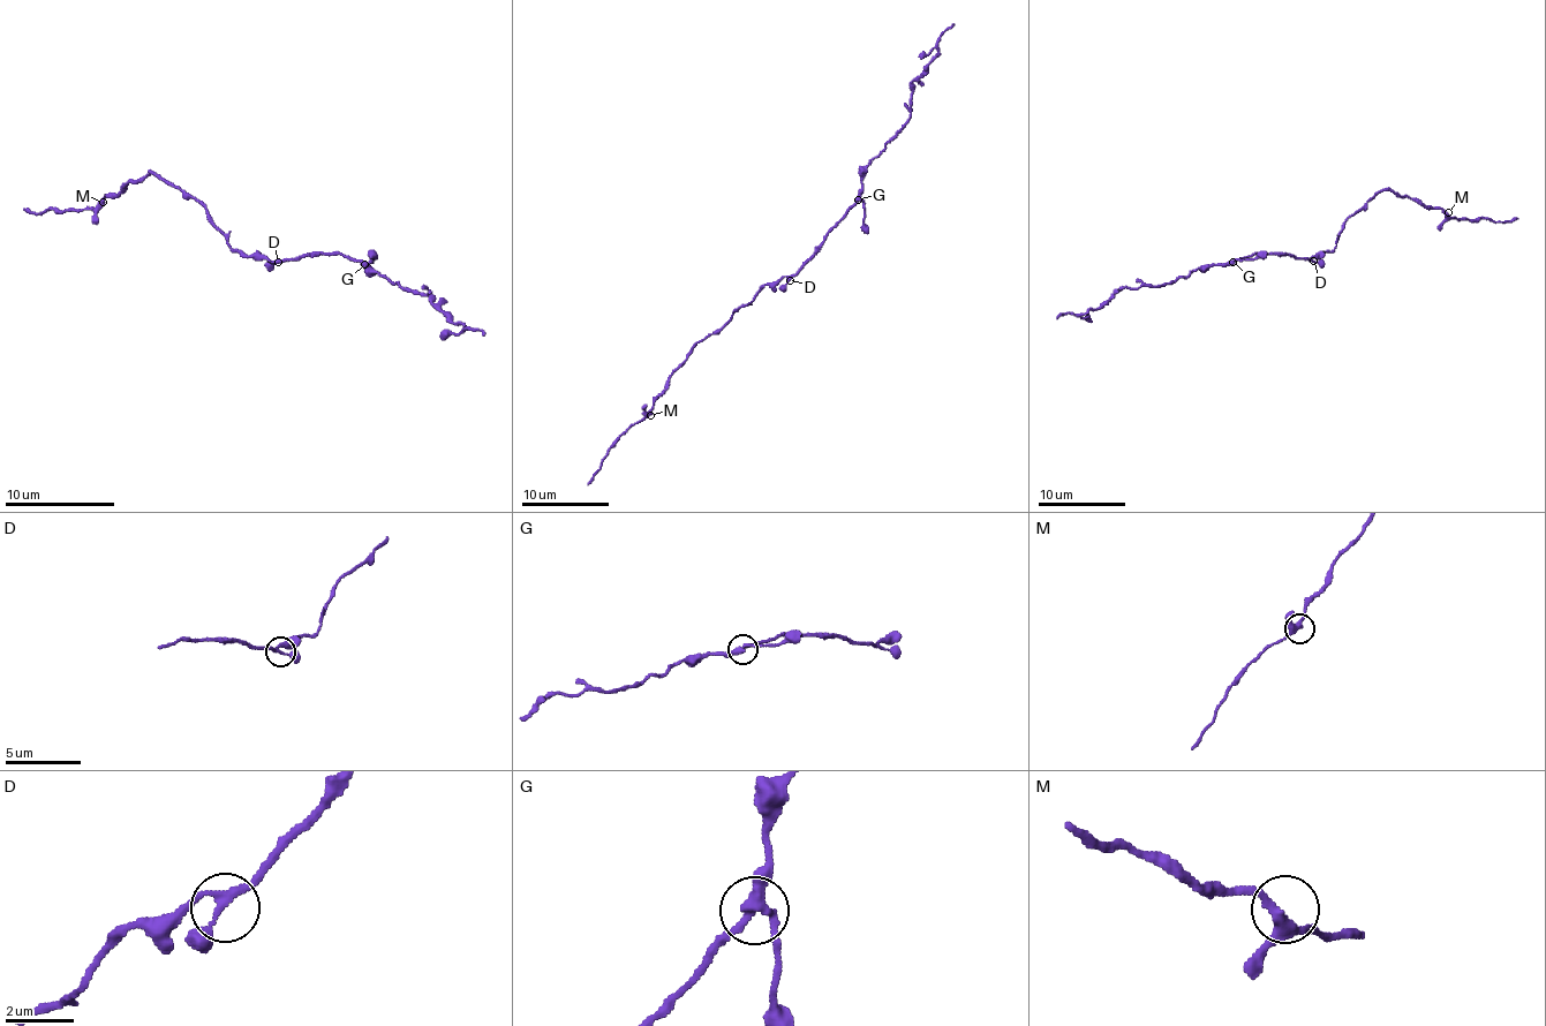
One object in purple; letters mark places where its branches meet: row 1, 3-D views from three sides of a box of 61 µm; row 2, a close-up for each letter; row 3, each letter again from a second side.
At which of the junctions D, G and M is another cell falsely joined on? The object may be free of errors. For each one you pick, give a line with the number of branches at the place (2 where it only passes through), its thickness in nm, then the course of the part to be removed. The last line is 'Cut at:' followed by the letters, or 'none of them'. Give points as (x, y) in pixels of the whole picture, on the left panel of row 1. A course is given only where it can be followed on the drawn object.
Cut at: none of them

